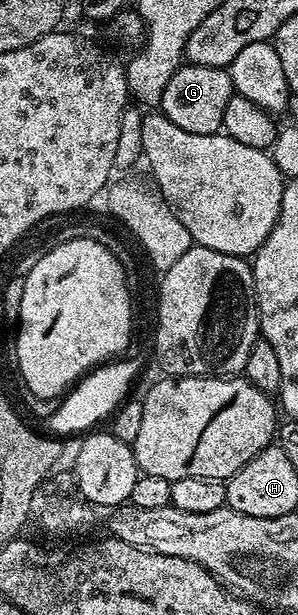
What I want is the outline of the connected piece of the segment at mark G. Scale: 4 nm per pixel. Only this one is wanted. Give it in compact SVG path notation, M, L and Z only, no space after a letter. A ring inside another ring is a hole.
M190 62L184 63L169 78L169 86L163 91L161 112L176 126L192 134L213 135L223 127L225 106L229 106L232 96L236 95L227 68L201 66Z

